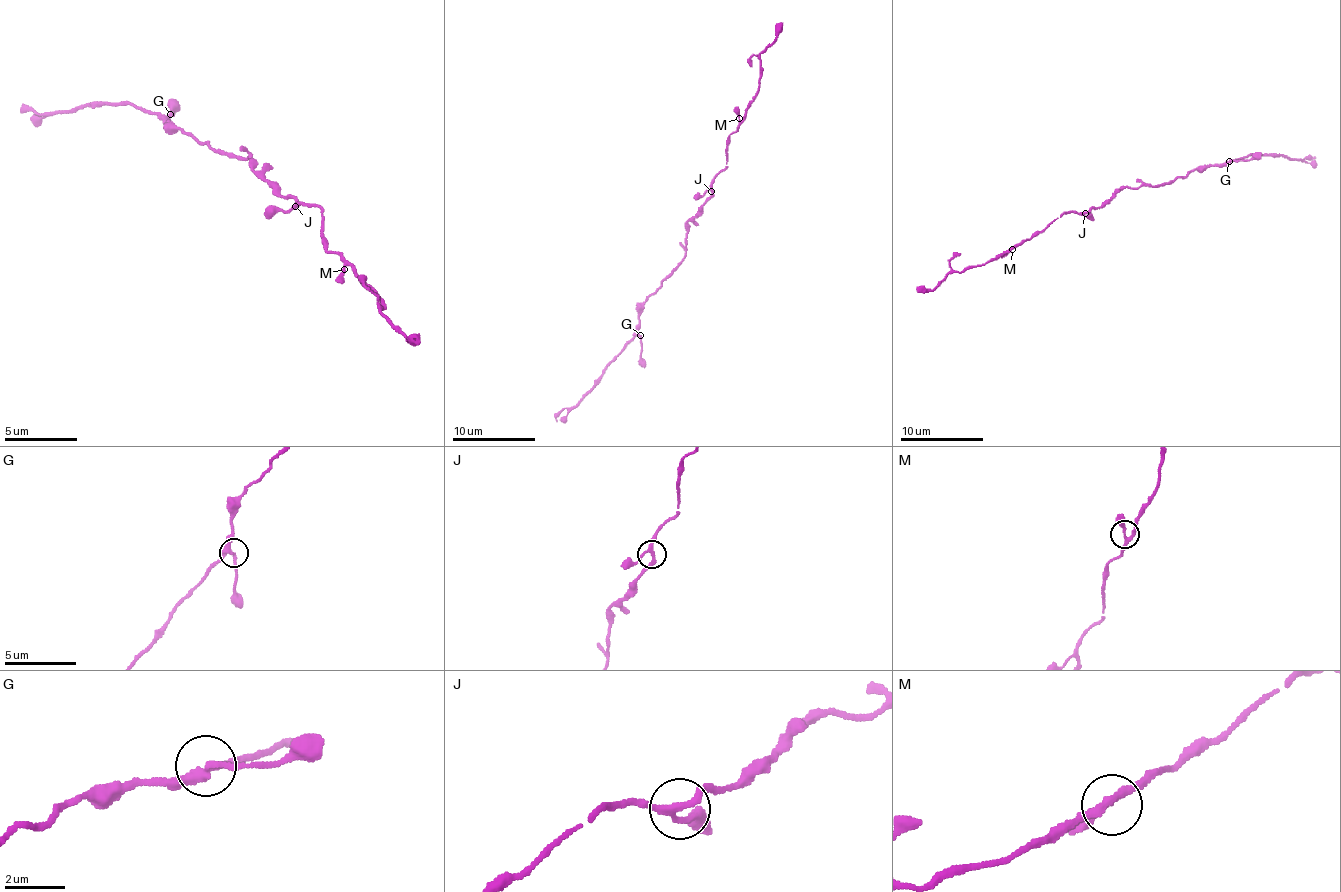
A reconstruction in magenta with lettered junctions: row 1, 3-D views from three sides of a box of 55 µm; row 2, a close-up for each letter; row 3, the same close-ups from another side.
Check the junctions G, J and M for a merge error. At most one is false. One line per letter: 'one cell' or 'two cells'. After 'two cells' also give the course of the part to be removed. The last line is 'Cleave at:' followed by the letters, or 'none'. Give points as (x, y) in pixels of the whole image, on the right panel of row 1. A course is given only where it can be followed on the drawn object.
G: one cell
J: one cell
M: one cell
Cleave at: none

